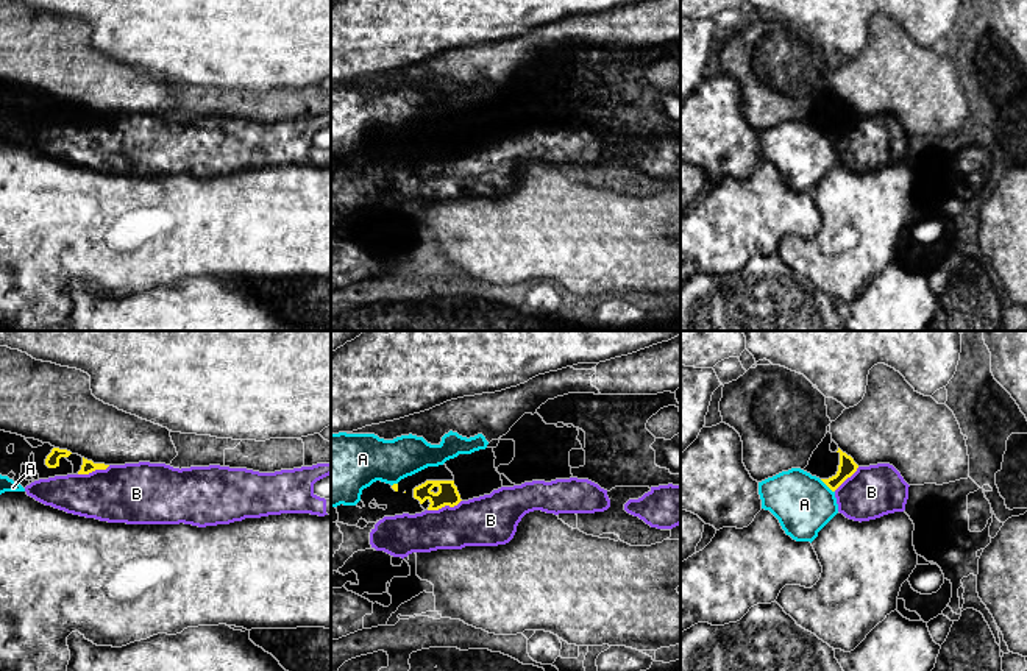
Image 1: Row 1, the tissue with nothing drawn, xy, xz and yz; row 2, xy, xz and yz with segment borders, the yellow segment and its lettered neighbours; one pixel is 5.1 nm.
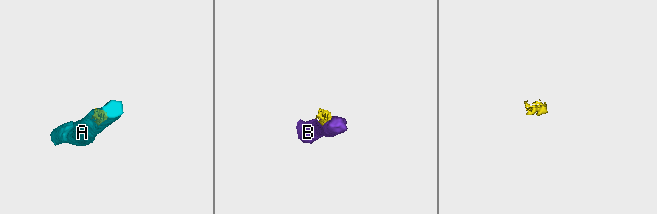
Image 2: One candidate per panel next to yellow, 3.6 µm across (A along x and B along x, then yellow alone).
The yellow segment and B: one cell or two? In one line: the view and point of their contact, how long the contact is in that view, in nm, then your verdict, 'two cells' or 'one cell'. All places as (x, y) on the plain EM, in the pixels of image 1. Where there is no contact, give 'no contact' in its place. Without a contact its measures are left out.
contact xz (444, 156); length 190 nm; two cells

